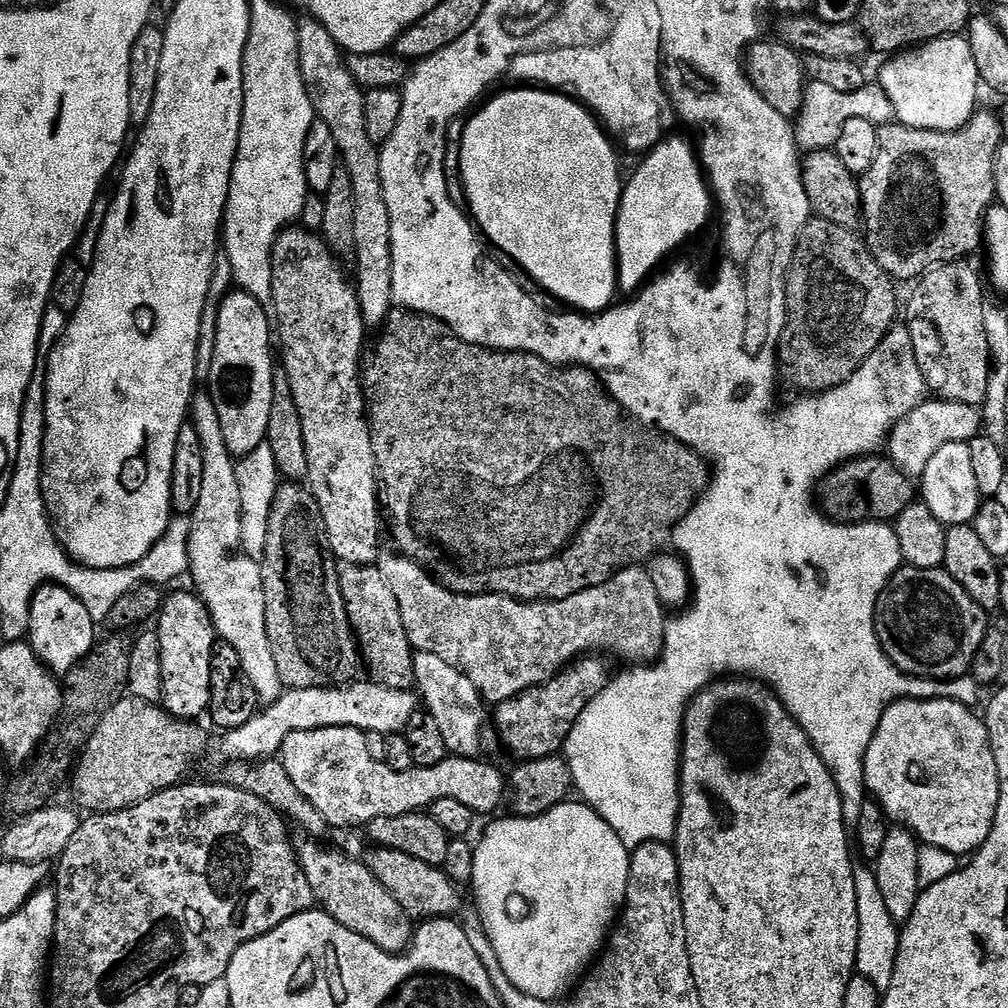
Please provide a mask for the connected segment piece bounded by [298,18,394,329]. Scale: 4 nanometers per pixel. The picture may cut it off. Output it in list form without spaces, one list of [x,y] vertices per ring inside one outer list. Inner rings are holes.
[[[311,18],[301,19],[298,24],[298,38],[300,69],[312,99],[311,105],[316,109],[317,117],[330,126],[336,147],[340,150],[343,167],[347,168],[351,181],[354,182],[354,283],[365,325],[369,329],[379,329],[394,310],[392,234],[390,210],[384,197],[383,178],[379,170],[381,149],[372,141],[366,130],[366,92],[353,78],[345,53],[324,24]]]

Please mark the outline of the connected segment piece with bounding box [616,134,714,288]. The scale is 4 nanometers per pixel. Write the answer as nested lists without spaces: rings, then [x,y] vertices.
[[[677,134],[673,140],[664,138],[652,153],[652,160],[647,160],[644,168],[640,168],[640,176],[632,180],[632,188],[628,188],[628,195],[624,199],[623,210],[618,210],[616,215],[616,225],[620,228],[620,252],[621,268],[623,269],[624,287],[631,288],[644,272],[672,248],[672,244],[680,244],[688,232],[705,231],[708,219],[712,216],[712,206],[714,210],[713,193],[700,184],[700,174],[696,172],[696,162],[692,160],[690,150],[691,143],[683,135]]]

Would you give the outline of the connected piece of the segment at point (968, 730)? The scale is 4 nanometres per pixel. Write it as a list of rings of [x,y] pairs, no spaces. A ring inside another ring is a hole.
[[[896,700],[882,714],[882,718],[878,722],[878,730],[866,750],[866,758],[864,759],[864,787],[867,795],[875,799],[889,821],[893,825],[903,826],[909,832],[914,833],[921,845],[940,847],[959,858],[975,853],[976,849],[984,845],[990,830],[994,826],[994,818],[998,810],[998,798],[1000,797],[998,762],[994,762],[994,750],[988,737],[988,726],[981,717],[979,720],[972,712],[975,711],[969,705],[959,704],[956,700]]]

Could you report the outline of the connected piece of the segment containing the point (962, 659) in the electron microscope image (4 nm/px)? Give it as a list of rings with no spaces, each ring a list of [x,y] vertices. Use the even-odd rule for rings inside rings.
[[[909,566],[901,567],[899,572],[895,572],[881,592],[878,602],[876,603],[876,633],[880,639],[880,645],[884,647],[884,653],[894,662],[894,666],[899,672],[906,672],[910,676],[922,676],[926,680],[954,680],[958,676],[965,675],[971,669],[974,658],[978,654],[978,650],[982,646],[982,642],[986,638],[986,634],[990,631],[989,613],[982,610],[982,606],[978,606],[978,602],[974,602],[974,598],[970,598],[970,594],[966,594],[966,590],[962,590],[962,586],[958,586],[958,582],[943,567],[934,569],[918,569]]]

